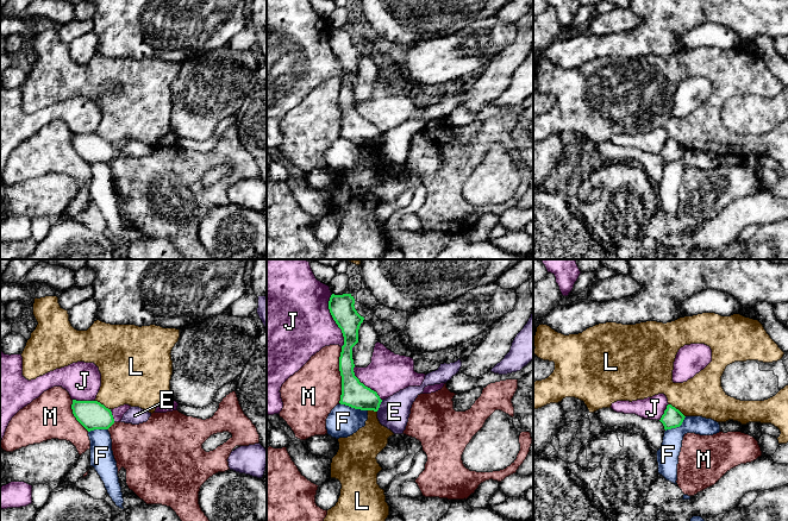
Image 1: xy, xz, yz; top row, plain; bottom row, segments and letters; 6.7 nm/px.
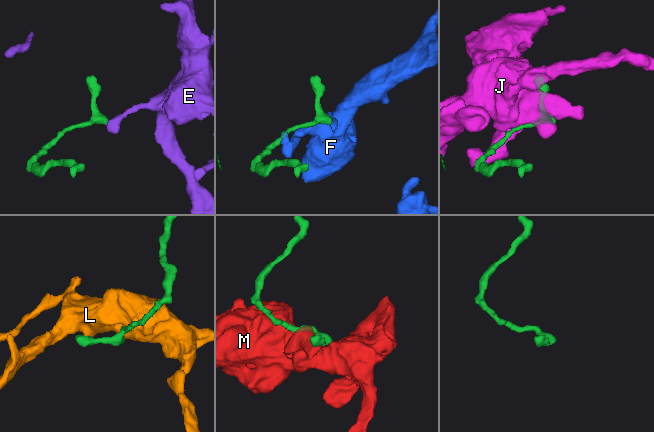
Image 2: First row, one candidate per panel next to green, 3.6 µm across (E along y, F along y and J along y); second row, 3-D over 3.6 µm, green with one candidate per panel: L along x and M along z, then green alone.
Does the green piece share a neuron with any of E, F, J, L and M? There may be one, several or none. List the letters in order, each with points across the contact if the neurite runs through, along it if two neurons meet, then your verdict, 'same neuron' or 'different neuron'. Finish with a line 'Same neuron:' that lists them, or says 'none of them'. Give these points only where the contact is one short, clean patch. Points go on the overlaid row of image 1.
E: border along xz (382, 400), (376, 410); different neuron
F: different neuron
J: different neuron
L: different neuron
M: different neuron
Same neuron: none of them

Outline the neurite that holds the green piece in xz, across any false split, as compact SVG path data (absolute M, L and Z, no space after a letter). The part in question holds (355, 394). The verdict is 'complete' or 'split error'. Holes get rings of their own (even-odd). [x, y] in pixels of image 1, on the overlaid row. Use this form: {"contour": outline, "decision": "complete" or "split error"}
{"contour": "M332 294L329 301L330 313L344 337L344 345L339 357L342 376L339 403L355 409L377 412L382 400L376 391L361 383L354 372L352 347L358 343L358 329L364 320L354 305L355 299L351 294Z", "decision": "complete"}

